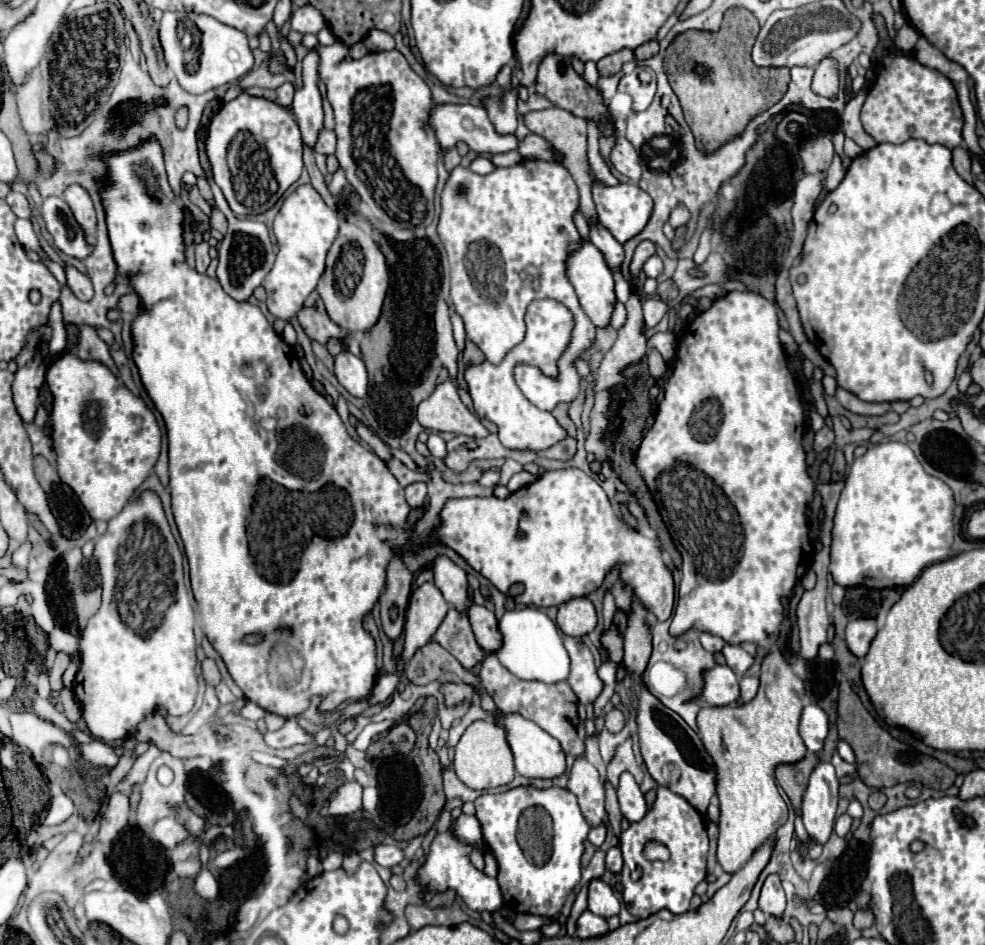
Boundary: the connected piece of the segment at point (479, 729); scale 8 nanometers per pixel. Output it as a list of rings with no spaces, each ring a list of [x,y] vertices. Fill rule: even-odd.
[[[478,720],[472,722],[456,744],[452,768],[456,776],[472,790],[488,790],[496,786],[506,786],[514,778],[514,758],[512,750],[506,742],[504,728],[494,720]]]

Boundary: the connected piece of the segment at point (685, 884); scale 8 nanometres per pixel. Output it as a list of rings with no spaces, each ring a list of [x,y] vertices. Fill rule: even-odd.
[[[660,786],[654,808],[638,822],[632,822],[628,830],[620,834],[620,848],[624,858],[622,868],[622,898],[630,914],[636,918],[648,918],[664,908],[674,914],[684,914],[690,910],[690,900],[694,888],[706,878],[706,858],[708,858],[708,834],[702,814],[682,796]],[[648,840],[658,840],[668,846],[670,860],[646,860],[642,850]]]

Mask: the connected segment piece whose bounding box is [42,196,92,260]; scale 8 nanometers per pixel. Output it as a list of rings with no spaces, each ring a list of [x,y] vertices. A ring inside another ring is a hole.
[[[50,196],[42,204],[42,218],[46,230],[54,236],[54,244],[66,256],[84,260],[92,254],[92,246],[84,240],[84,230],[76,224],[72,210],[60,196]]]

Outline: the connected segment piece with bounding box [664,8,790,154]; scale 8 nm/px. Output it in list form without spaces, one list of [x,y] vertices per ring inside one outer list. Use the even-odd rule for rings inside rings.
[[[734,8],[734,10],[726,12],[720,32],[710,34],[710,32],[700,32],[700,30],[688,30],[688,32],[676,36],[674,42],[666,50],[666,58],[664,58],[666,74],[680,100],[686,124],[690,126],[700,152],[710,154],[716,148],[720,148],[720,144],[726,144],[728,140],[734,140],[736,136],[740,136],[740,132],[744,132],[744,128],[748,126],[748,120],[756,118],[758,114],[766,112],[770,106],[780,102],[788,90],[788,84],[790,84],[788,68],[756,68],[754,66],[754,62],[750,58],[750,50],[756,40],[756,34],[758,34],[758,20],[754,18],[754,14],[746,12],[742,8]],[[694,64],[706,64],[708,76],[706,78],[696,76],[692,72]]]

